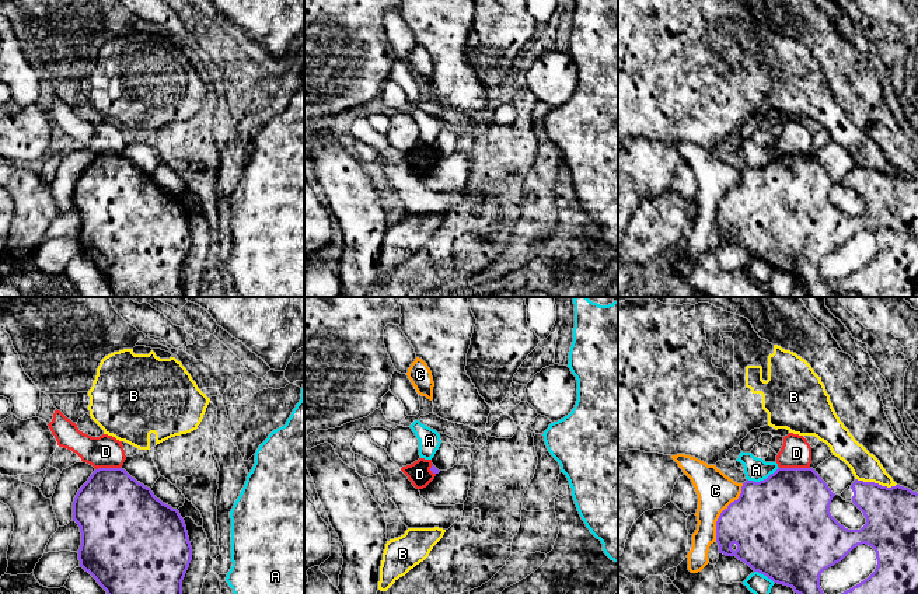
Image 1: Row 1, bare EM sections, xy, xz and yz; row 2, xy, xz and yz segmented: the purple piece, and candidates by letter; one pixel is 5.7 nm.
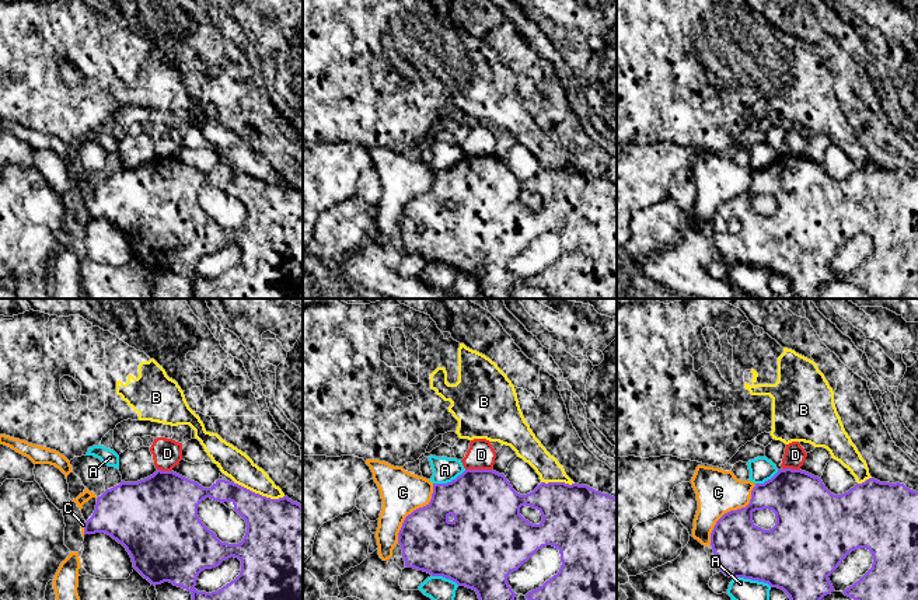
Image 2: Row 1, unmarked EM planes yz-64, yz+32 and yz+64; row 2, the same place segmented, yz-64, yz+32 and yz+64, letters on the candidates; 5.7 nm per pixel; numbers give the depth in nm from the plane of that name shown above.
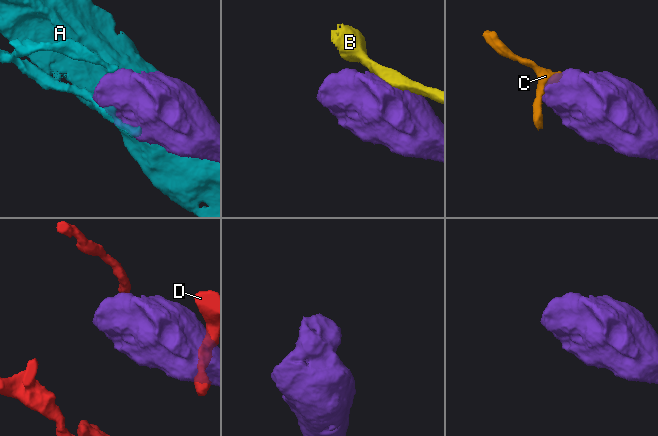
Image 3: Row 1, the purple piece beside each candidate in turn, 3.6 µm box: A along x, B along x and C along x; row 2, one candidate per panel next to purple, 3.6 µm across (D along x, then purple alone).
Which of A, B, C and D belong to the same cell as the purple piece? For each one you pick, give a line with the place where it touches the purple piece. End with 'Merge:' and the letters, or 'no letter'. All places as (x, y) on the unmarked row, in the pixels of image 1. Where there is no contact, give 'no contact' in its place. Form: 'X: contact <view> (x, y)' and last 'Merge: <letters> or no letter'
Merge: no letter

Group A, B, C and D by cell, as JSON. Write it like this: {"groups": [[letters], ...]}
{"groups": [["A"], ["B"], ["C"], ["D"]]}

